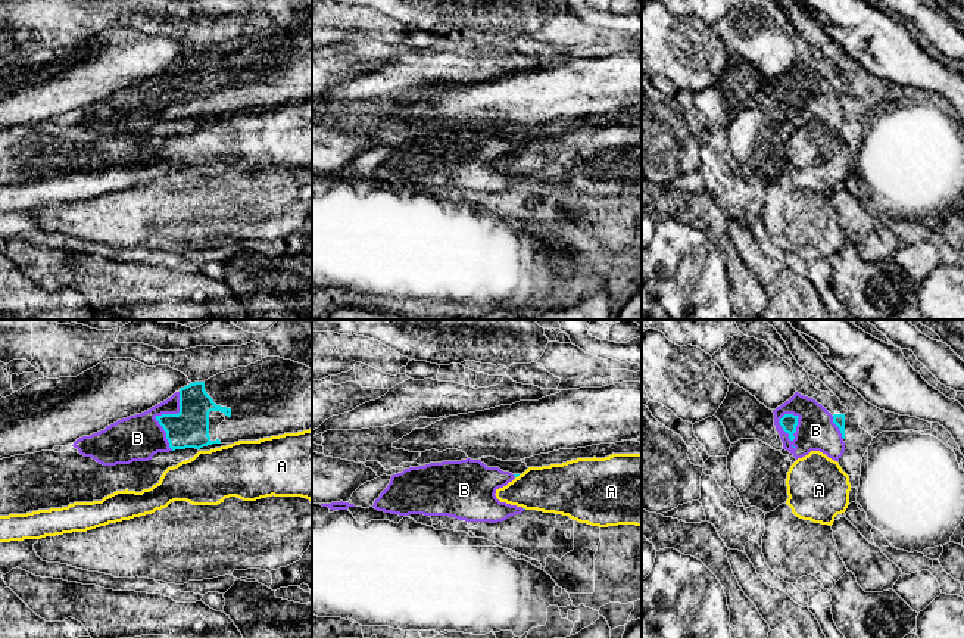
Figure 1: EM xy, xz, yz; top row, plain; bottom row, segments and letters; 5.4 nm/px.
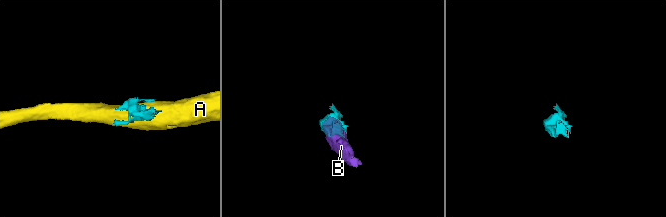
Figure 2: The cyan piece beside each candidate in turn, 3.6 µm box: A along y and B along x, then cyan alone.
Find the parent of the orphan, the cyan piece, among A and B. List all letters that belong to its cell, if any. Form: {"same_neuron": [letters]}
{"same_neuron": ["B"]}

